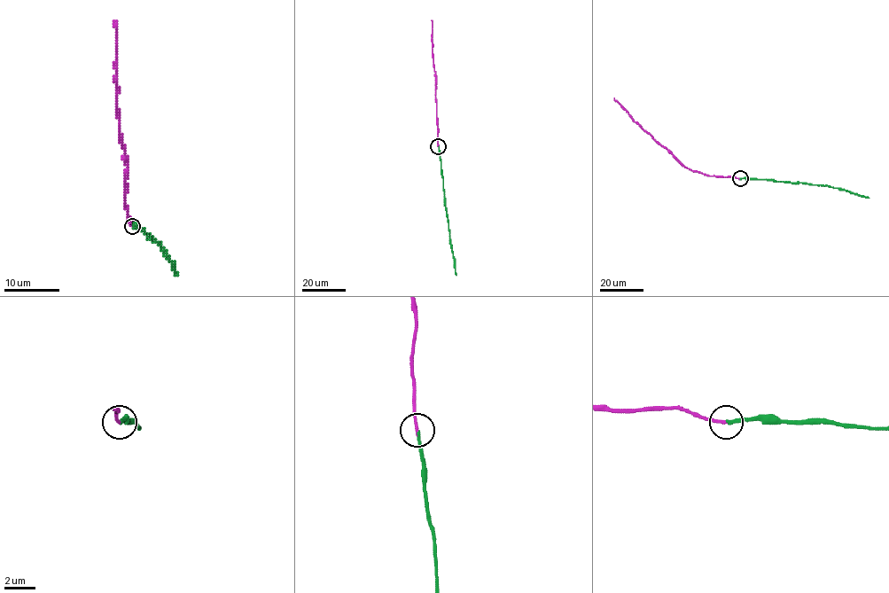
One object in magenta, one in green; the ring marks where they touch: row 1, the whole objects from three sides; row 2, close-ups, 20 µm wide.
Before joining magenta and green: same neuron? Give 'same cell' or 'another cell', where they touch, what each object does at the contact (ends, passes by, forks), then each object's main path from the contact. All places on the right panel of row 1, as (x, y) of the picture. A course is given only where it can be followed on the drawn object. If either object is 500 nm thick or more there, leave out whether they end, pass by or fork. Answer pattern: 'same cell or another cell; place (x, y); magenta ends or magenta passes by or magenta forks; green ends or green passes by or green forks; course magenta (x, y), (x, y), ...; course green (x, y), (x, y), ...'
same cell; place (740, 178); magenta ends; green ends; course magenta (739, 178), (707, 175), (685, 167), (635, 121), (614, 97); course green (739, 178), (828, 185), (869, 198)

